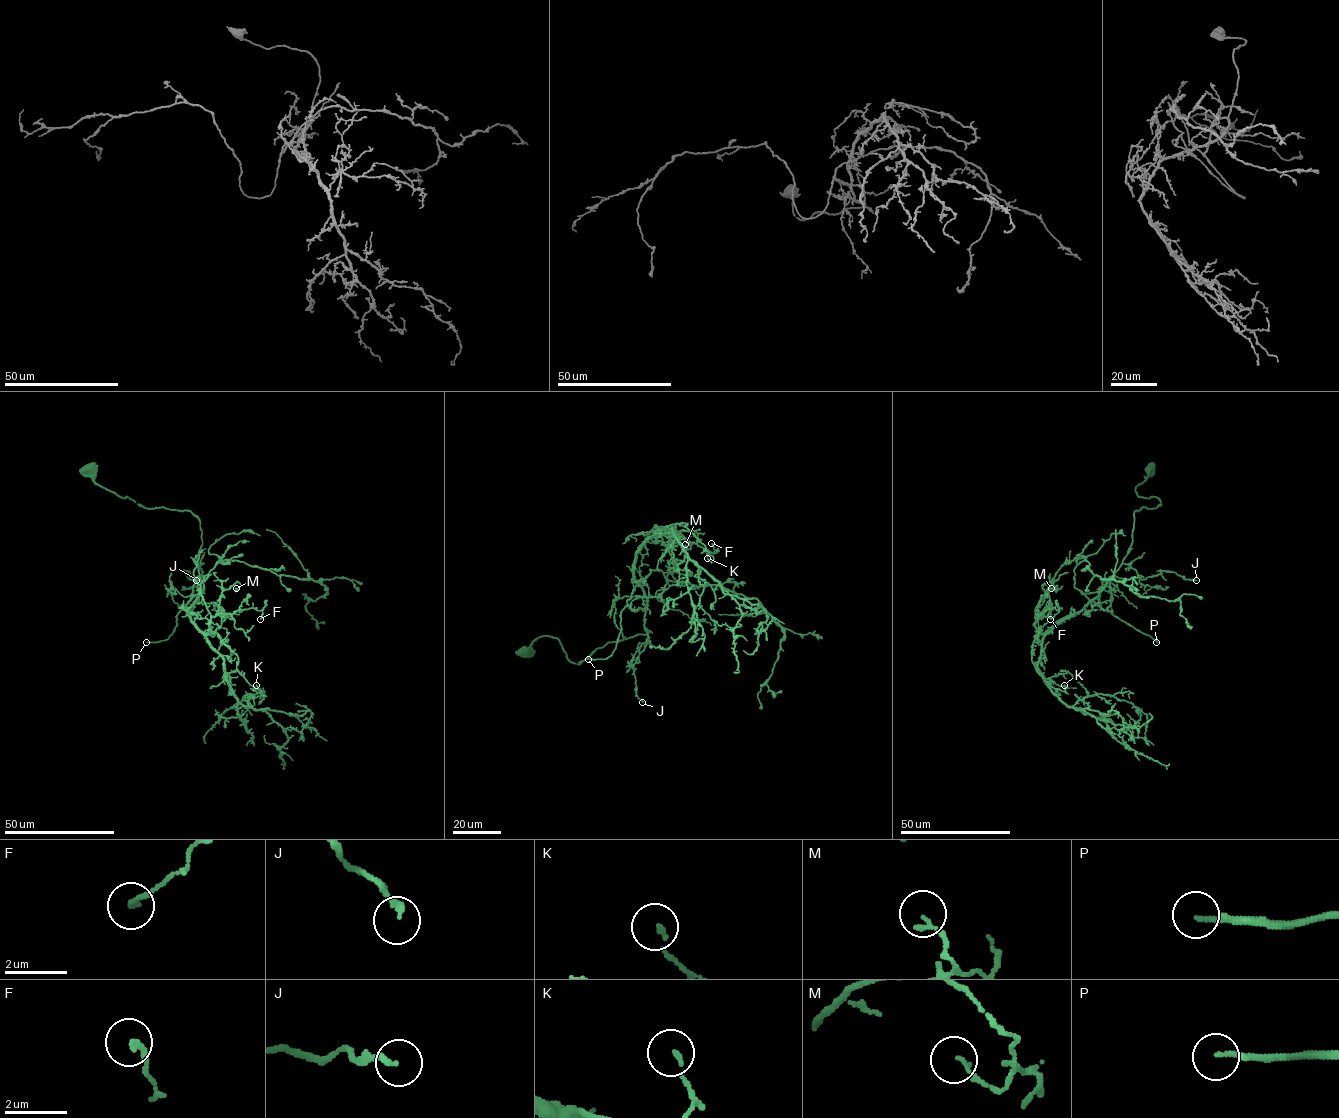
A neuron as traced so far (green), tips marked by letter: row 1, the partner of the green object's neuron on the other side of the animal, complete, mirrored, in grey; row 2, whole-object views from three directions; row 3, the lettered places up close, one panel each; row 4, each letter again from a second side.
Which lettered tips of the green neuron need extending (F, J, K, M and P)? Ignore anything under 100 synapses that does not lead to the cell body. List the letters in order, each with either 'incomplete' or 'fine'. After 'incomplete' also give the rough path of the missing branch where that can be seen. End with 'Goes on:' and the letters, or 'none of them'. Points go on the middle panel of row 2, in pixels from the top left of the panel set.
F: fine
J: fine
K: fine
M: fine
P: incomplete
Goes on: P

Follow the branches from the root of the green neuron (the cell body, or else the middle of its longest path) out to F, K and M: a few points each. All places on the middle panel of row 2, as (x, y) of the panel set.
F: (527, 653), (554, 636), (580, 663), (647, 633), (635, 553), (656, 526), (713, 553), (711, 543)
K: (527, 653), (554, 636), (580, 663), (647, 633), (634, 559), (658, 531), (687, 523), (707, 558)
M: (527, 653), (539, 637), (554, 636), (580, 663), (609, 642), (647, 633), (635, 553), (656, 526), (685, 544)

